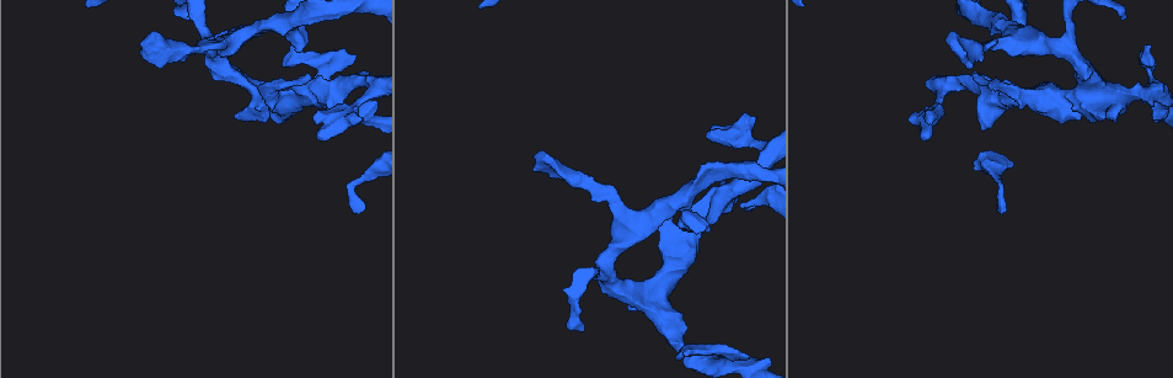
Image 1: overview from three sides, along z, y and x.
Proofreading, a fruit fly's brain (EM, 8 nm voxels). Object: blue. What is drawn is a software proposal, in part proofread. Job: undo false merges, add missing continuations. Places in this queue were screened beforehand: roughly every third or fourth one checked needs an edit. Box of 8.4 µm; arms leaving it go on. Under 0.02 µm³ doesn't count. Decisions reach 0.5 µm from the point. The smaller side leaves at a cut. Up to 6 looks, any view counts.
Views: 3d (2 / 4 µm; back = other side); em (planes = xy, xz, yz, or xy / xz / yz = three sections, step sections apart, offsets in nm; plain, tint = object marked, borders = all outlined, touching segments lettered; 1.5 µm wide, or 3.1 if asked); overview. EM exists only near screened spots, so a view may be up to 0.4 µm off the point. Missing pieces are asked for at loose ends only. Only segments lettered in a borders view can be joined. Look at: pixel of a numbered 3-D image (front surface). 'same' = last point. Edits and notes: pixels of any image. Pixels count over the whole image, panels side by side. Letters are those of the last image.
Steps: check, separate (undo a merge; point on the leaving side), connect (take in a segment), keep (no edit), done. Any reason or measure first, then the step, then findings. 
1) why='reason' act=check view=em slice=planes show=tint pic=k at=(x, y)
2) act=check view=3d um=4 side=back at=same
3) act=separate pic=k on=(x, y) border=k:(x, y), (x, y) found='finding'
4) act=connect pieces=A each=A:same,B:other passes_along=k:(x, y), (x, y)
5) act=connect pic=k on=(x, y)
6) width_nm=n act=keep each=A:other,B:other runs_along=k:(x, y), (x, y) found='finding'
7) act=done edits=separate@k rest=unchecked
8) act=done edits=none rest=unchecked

why='sharp bend' act=check view=3d um=2 side=back pic=1 at=(766, 146)

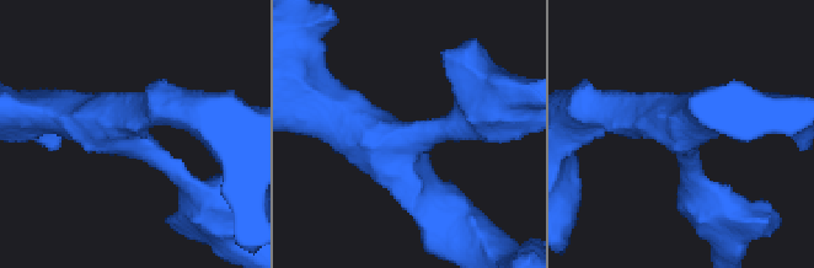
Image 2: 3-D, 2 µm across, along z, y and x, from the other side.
act=check view=em slice=xy step=4 show=tint pic=2 at=(136, 148)

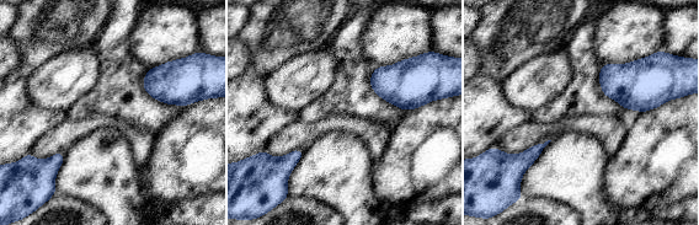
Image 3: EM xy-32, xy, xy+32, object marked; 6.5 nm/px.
act=check view=em slice=planes show=borders at=same

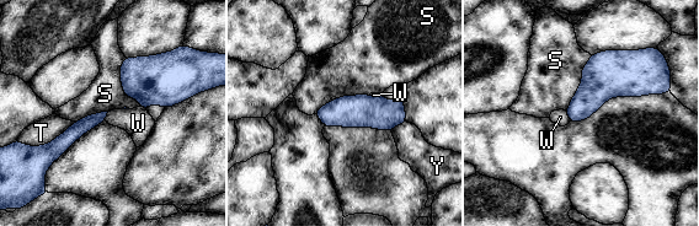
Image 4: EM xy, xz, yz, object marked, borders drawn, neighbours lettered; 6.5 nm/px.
longest_contact=S:400nm act=keep each=S:other,T:other,W:other,Y:other runs_along=4:(320, 112), (377, 112), (403, 118) found='all the same neuron'

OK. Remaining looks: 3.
why='branch stops here' act=check view=em slice=xy step=4 show=tint pic=1 at=(1002, 211)

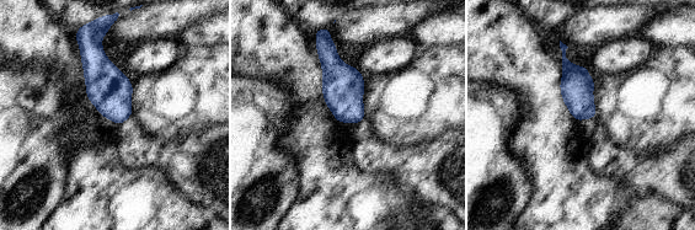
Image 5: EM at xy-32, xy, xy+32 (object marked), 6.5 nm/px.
why='another direction' act=check view=em slice=planes show=borders at=same

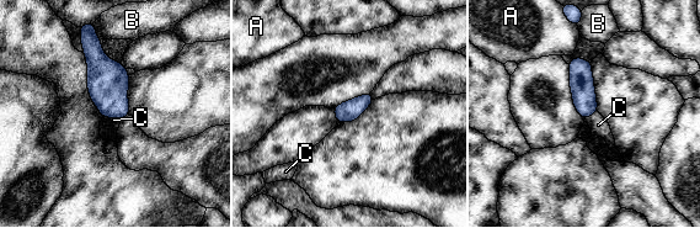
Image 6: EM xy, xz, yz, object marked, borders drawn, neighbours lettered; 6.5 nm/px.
act=keep each=A:other,B:other,C:other found='no lettered segment goes on from it'

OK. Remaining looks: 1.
why='branch stops here' act=check view=em slice=planes show=borders pic=1 at=(1154, 62)

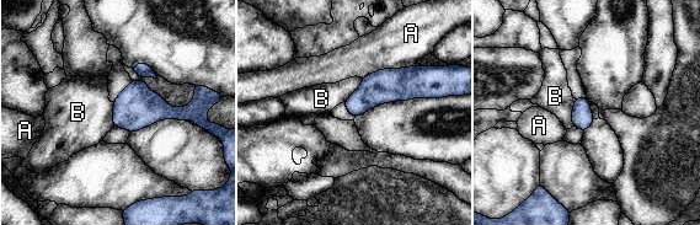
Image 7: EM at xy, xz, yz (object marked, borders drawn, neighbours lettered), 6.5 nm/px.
act=keep each=A:other,B:other found='none of them fits'

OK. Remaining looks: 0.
act=done edits=none rest=unchecked

